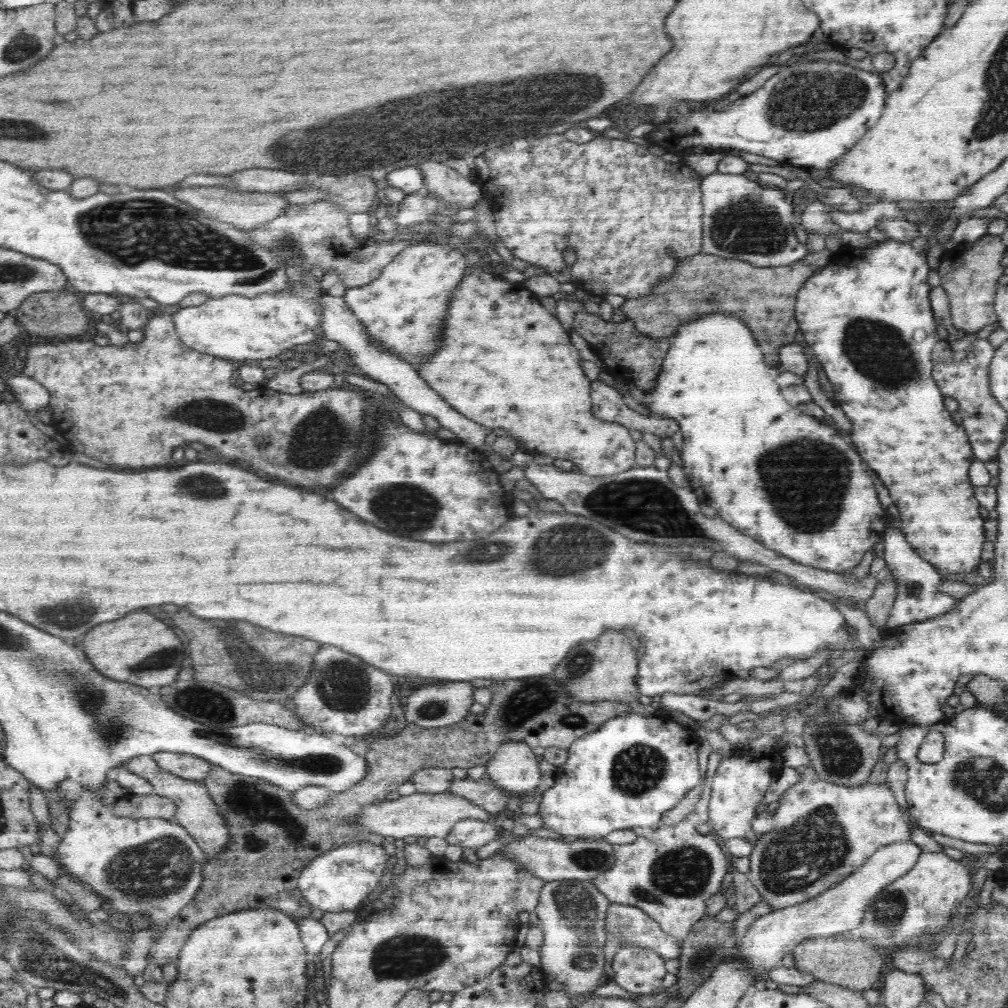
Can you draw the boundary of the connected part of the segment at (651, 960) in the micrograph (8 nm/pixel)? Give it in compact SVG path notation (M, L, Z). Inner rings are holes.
M620 946L614 954L614 960L610 964L613 980L634 994L651 995L661 992L663 978L666 973L665 959L637 946Z

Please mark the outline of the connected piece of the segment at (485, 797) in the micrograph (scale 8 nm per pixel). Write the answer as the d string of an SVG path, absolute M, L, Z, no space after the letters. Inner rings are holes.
M469 776L464 779L454 779L448 792L472 801L491 814L502 812L510 802L510 793L496 787L485 777L478 780L473 780Z

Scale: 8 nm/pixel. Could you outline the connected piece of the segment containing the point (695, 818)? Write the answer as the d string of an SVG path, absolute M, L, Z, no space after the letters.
M714 751L709 755L704 789L695 810L676 825L661 824L647 837L639 836L630 844L613 845L614 866L592 880L608 901L635 906L647 912L668 936L673 936L680 944L692 925L706 915L706 901L721 892L730 864L713 835L696 831L698 824L709 822L707 808L711 797L711 778L722 759Z

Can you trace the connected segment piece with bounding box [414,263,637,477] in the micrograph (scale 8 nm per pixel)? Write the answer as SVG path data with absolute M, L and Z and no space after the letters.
M486 263L480 272L472 270L471 267L469 268L467 274L462 278L462 282L460 282L460 288L456 288L452 292L452 300L450 300L450 308L448 308L448 318L446 318L446 330L444 330L444 342L438 348L438 354L434 358L430 358L430 362L422 362L422 364L414 366L418 375L430 385L430 388L442 395L450 407L462 413L466 418L486 427L488 430L503 428L508 432L507 436L512 436L519 446L522 445L523 450L534 454L534 456L541 454L558 460L569 460L575 464L576 470L591 477L615 475L636 467L636 443L631 437L631 430L622 426L622 424L600 420L594 417L594 413L592 413L591 381L586 377L582 367L580 367L582 358L578 353L578 349L570 341L570 332L562 326L557 317L553 317L550 314L540 303L538 296L534 295L530 289L521 286L521 284L510 284L506 280L506 276L496 277L491 273L491 267L488 263Z

